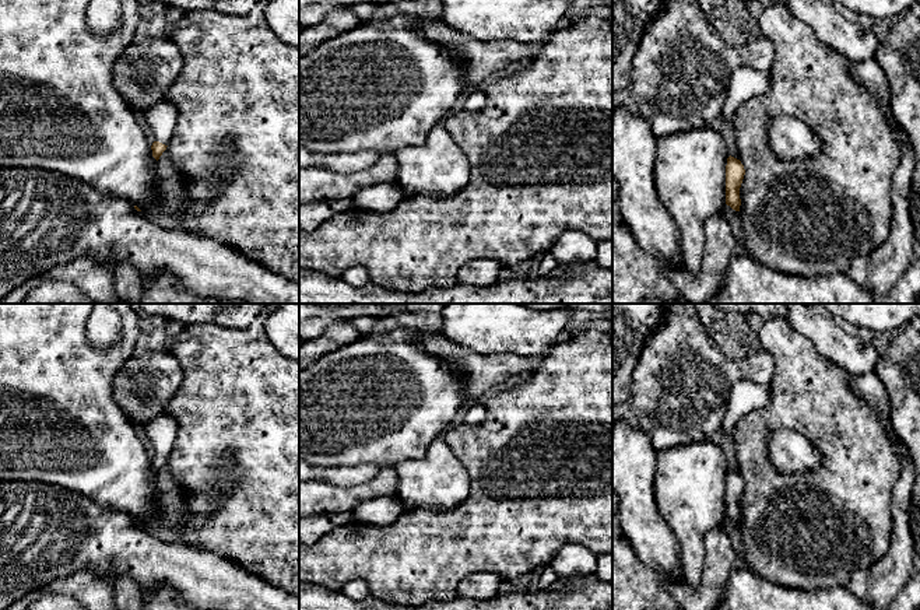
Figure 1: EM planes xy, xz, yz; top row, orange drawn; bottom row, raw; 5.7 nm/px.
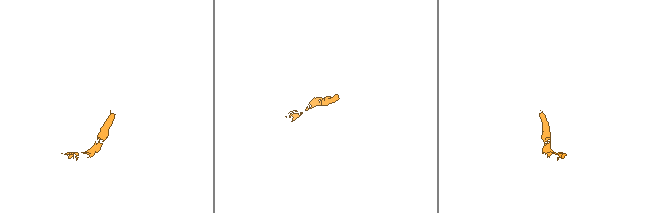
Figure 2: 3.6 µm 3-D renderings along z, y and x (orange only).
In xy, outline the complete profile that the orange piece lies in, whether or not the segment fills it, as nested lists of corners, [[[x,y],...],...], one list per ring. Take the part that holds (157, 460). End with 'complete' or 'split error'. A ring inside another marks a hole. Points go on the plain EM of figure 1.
[[[161,414],[143,425],[145,437],[151,441],[154,456],[152,470],[158,474],[166,463],[178,434],[178,421],[172,416]]]; split error

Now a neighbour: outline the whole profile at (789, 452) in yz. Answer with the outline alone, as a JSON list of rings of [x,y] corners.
[[[789,428],[769,434],[768,452],[779,473],[810,473],[822,466],[822,453],[804,435]]]

